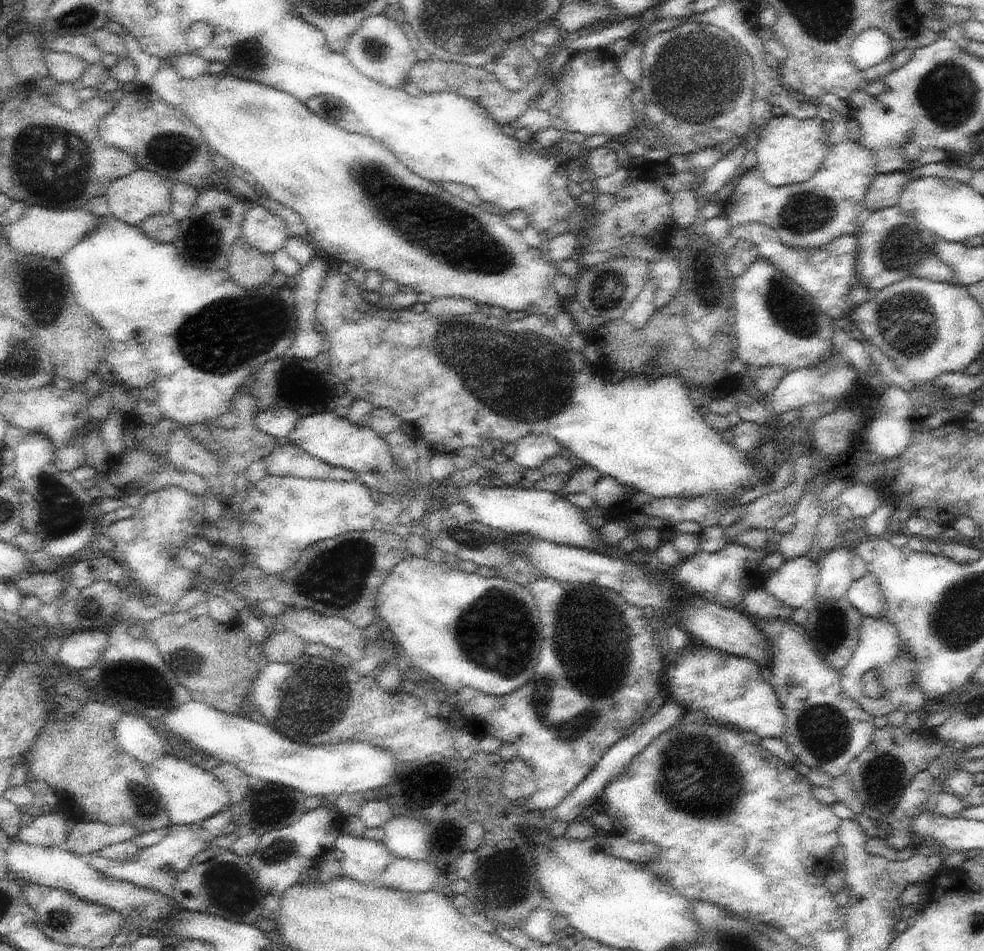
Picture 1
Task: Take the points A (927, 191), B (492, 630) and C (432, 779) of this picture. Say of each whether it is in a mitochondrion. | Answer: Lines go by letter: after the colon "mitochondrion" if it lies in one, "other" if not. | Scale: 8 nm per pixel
A: other
B: mitochondrion
C: other

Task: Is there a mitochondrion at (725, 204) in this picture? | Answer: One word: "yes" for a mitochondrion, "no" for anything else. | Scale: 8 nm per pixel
no

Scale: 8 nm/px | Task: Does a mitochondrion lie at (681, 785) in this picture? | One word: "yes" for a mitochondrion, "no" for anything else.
yes

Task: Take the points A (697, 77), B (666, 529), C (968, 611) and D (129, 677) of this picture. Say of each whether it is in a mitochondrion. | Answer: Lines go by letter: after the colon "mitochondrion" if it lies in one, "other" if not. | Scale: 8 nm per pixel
A: mitochondrion
B: other
C: mitochondrion
D: mitochondrion

